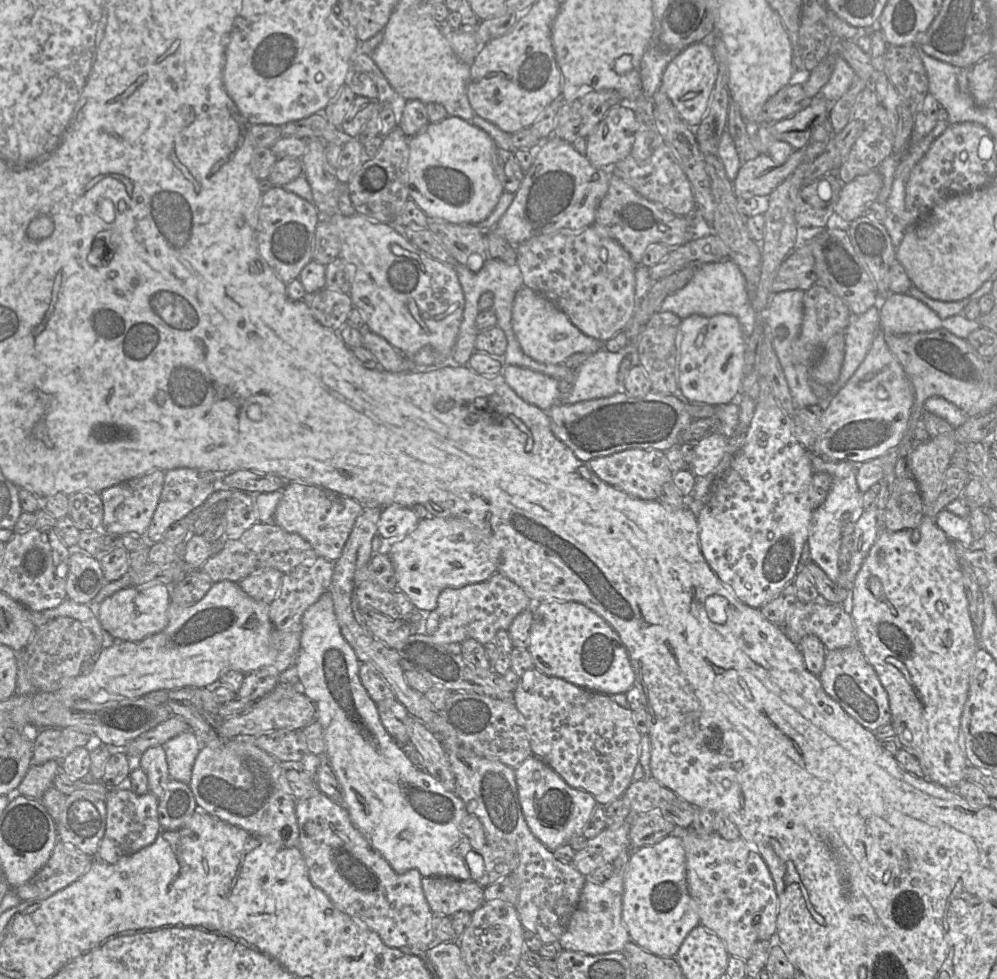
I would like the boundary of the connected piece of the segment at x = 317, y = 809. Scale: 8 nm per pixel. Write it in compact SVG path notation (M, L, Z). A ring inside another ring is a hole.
M323 793L297 800L299 849L311 882L340 911L374 931L391 948L428 948L437 941L433 916L416 869L395 872L352 822L346 808Z

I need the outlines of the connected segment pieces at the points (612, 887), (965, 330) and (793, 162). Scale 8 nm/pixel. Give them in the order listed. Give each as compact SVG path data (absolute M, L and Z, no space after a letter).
M623 850L613 861L613 873L602 883L593 882L586 877L578 905L573 912L567 929L558 940L563 950L570 950L590 955L621 952L630 941L630 936L622 920L622 897L624 877L630 858L630 850Z
M906 293L889 294L882 301L879 310L873 306L858 316L851 313L851 322L845 330L844 361L838 380L830 386L831 395L837 393L855 373L865 359L879 329L884 336L947 330L961 339L967 339L973 331L980 327L981 324L978 320L969 320L962 314L942 319L926 304Z
M795 150L788 160L784 163L775 162L769 155L767 154L759 154L757 157L750 159L748 161L742 162L740 166L737 177L733 181L733 189L736 194L736 197L766 197L765 203L767 203L767 197L776 189L786 178L788 178L795 169L803 162L804 150Z

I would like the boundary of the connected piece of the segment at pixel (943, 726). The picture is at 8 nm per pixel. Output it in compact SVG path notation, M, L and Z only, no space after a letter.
M924 516L920 524L915 528L900 531L890 531L887 529L880 531L877 540L870 549L856 576L853 588L851 616L860 648L868 662L875 669L882 686L888 694L892 714L891 725L896 732L896 739L898 739L903 749L906 749L918 759L926 779L948 789L955 790L962 781L966 780L968 761L963 743L961 716L968 698L971 675L976 662L976 651L979 647L978 631L969 613L969 603L964 586L962 567L953 550L952 540L937 525L935 518Z

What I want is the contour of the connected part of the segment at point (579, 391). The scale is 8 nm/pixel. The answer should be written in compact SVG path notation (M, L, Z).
M628 343L618 352L604 348L589 357L576 371L572 390L561 397L560 403L574 404L581 401L610 397L621 390L618 371L622 360L629 357L631 364L639 365L637 347Z

